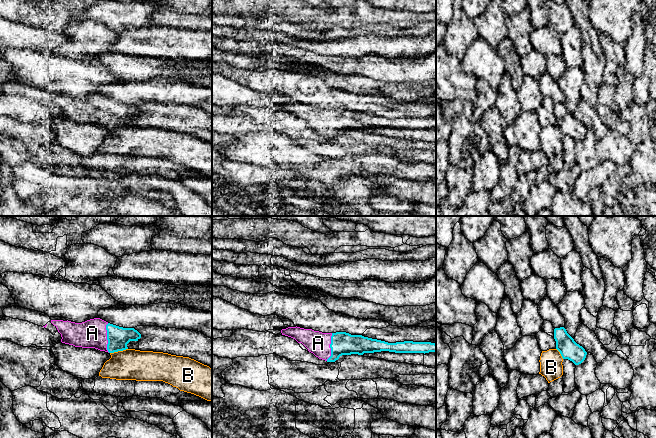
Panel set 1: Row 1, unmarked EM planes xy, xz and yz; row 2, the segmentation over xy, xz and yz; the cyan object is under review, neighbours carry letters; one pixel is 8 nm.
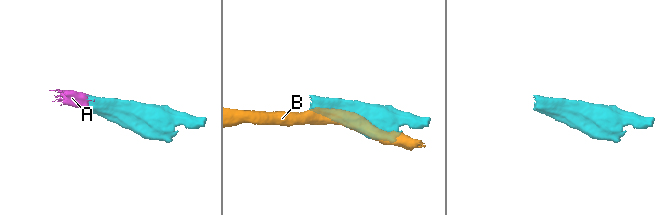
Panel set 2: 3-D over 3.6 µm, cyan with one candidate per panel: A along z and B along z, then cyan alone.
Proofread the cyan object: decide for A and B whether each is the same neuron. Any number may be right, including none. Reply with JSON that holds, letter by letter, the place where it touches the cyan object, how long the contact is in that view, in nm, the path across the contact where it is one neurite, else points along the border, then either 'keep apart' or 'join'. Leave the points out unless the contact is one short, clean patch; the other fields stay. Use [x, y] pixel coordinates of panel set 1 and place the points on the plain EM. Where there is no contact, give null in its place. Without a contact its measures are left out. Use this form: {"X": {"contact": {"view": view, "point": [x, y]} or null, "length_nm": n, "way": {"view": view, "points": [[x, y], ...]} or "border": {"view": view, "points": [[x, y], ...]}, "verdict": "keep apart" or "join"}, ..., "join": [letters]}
{"A": {"contact": {"view": "xy", "point": [107, 114]}, "length_nm": 240, "way": {"view": "xy", "points": [[118, 113], [107, 114], [97, 109], [92, 109]]}, "verdict": "join"}, "B": {"contact": {"view": "xy", "point": [118, 126]}, "length_nm": 150, "verdict": "keep apart"}, "join": ["A"]}

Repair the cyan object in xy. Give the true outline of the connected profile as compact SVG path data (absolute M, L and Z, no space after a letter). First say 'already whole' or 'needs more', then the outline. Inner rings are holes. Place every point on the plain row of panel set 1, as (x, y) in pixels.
needs more; M100 94L82 99L51 96L61 110L61 118L75 123L95 124L114 129L128 125L130 117L138 117L141 110L134 104L123 104L110 100Z

